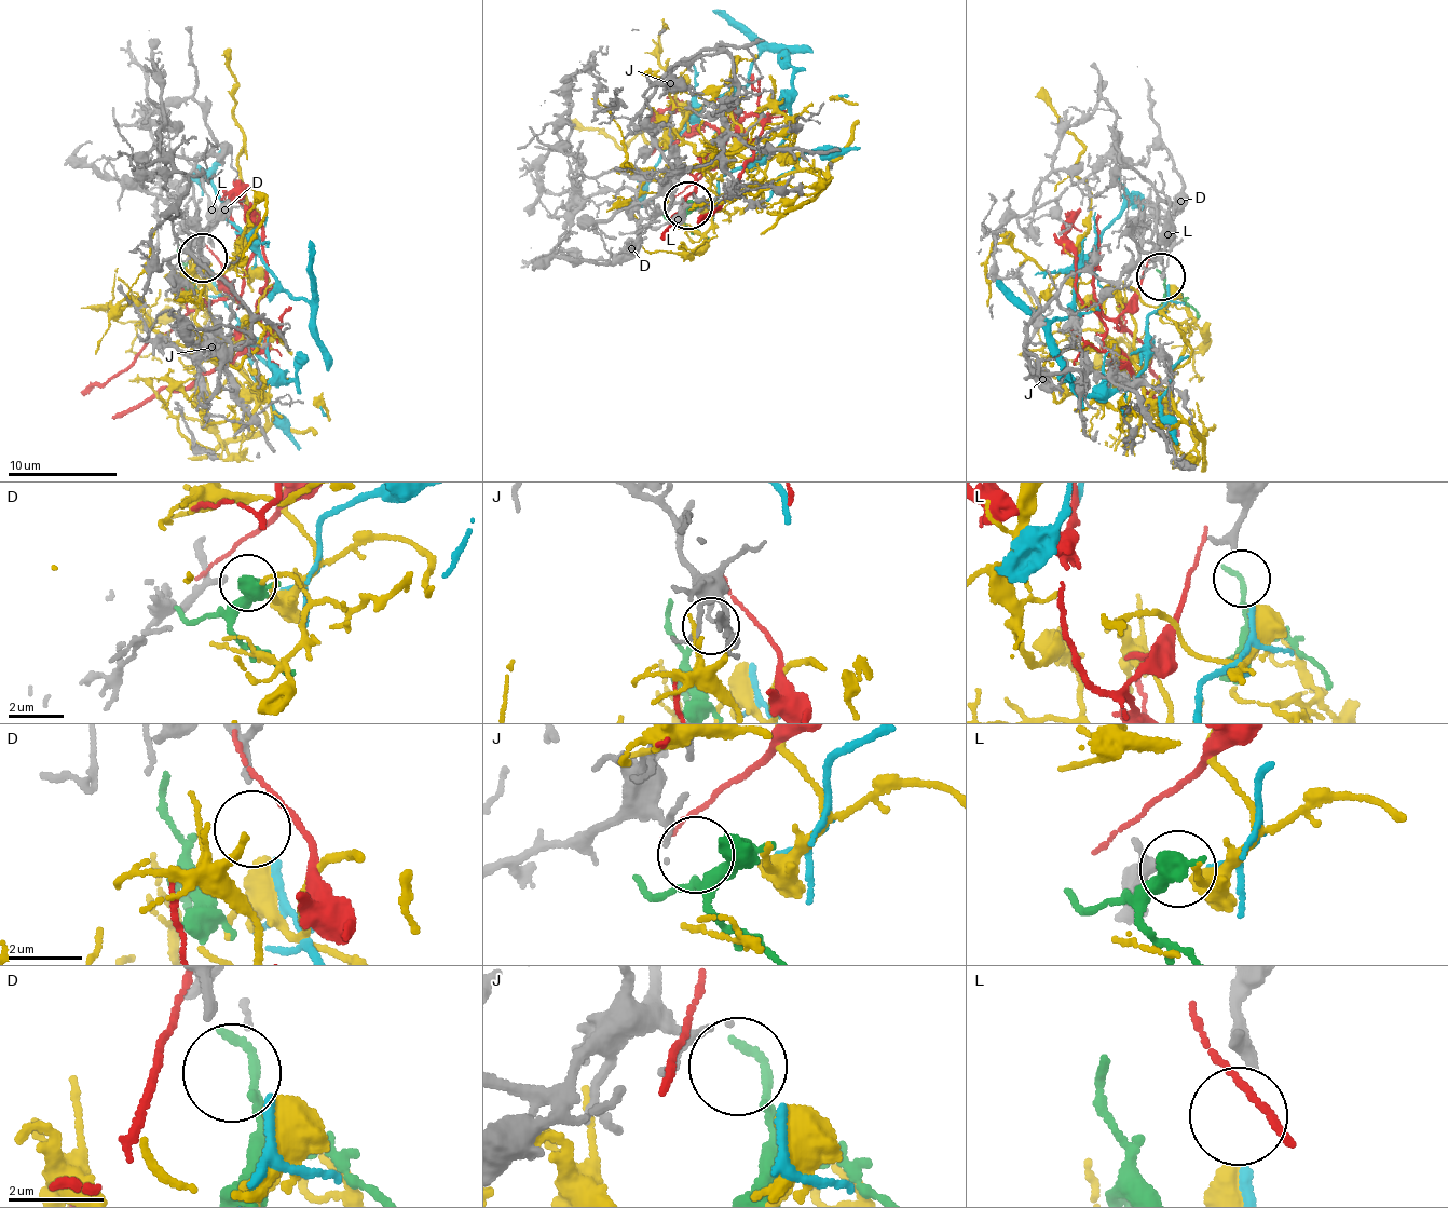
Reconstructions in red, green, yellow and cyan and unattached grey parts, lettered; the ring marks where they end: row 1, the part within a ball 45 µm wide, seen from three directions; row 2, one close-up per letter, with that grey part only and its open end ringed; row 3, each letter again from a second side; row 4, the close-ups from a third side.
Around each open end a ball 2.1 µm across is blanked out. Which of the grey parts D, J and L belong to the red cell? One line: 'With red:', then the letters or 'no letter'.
With red: no letter

